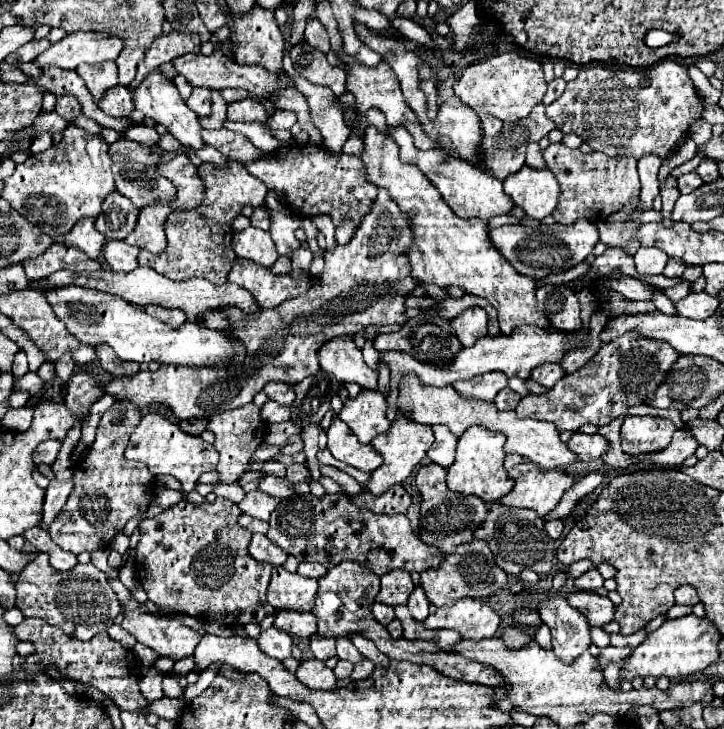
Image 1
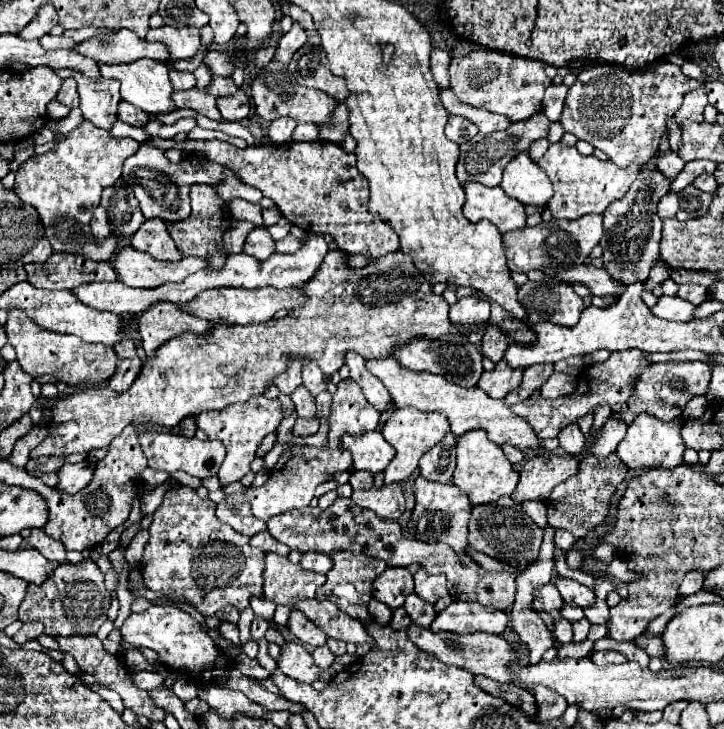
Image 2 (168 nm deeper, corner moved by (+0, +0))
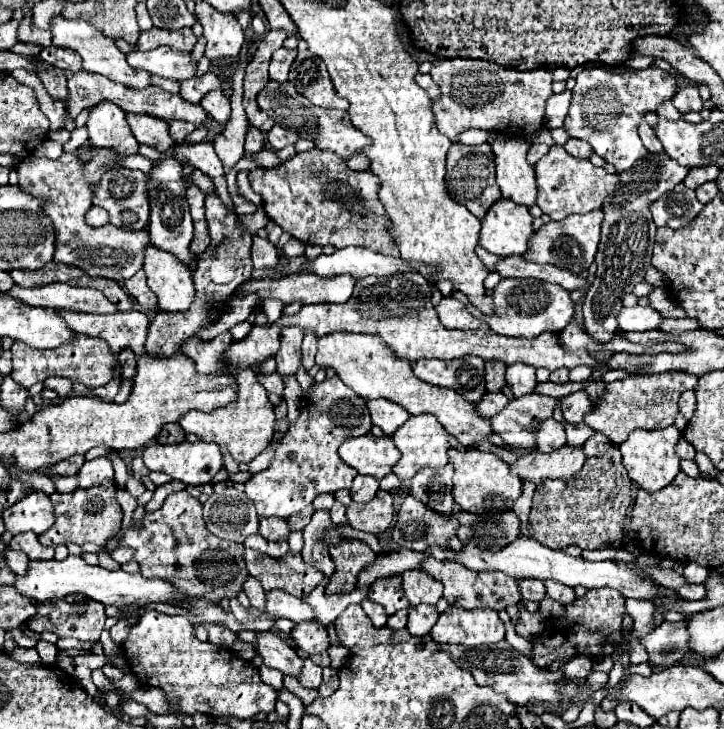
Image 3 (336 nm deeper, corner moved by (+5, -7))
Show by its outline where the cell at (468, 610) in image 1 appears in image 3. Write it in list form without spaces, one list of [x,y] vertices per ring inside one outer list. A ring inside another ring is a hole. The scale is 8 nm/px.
[[[449,607],[439,615],[431,637],[437,643],[463,643],[467,647],[495,645],[505,639],[505,623],[499,619],[497,611],[489,607]]]

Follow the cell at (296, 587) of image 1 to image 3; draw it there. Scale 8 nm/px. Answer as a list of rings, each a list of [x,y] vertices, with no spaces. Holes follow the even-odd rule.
[[[245,551],[247,571],[263,585],[265,591],[283,589],[295,597],[309,597],[309,593],[325,577],[321,571],[307,565],[299,553],[287,553],[283,559],[271,559],[259,551]]]

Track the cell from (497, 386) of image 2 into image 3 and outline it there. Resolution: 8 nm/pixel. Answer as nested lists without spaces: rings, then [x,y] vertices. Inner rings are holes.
[[[515,363],[509,365],[505,371],[505,381],[511,387],[513,397],[523,397],[533,393],[537,379],[535,379],[535,367],[525,365],[525,363]]]

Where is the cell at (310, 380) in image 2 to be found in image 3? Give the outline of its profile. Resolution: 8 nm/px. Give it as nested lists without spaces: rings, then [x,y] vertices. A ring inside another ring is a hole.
[[[307,331],[305,339],[303,339],[303,363],[301,363],[305,369],[311,369],[315,365],[315,353],[317,353],[315,333]]]

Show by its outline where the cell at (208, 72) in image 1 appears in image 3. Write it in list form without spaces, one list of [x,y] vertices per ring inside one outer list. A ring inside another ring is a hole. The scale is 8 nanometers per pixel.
[[[269,79],[269,83],[265,85],[265,89],[257,95],[257,105],[259,105],[259,109],[263,113],[267,113],[269,117],[273,117],[273,121],[279,123],[281,127],[295,131],[303,139],[315,141],[315,145],[319,149],[333,151],[341,159],[349,159],[353,153],[359,153],[363,147],[369,145],[369,137],[365,137],[359,129],[353,127],[353,123],[349,121],[349,115],[345,111],[321,109],[321,107],[311,105],[305,97],[301,97],[297,93],[297,89],[293,89],[293,85],[289,81],[285,85],[281,85],[281,83]]]

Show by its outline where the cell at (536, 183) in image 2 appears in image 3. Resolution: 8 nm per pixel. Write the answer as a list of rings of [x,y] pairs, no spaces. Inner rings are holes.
[[[501,135],[491,143],[491,147],[495,153],[497,185],[501,189],[501,195],[517,205],[535,205],[535,169],[525,161],[525,155],[531,147],[531,139]]]

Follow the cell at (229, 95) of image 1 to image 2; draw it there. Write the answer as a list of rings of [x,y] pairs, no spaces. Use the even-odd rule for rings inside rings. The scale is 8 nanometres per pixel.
[[[212,76],[210,84],[208,84],[208,92],[212,96],[228,96],[234,94],[238,90],[238,86],[234,84],[234,80],[230,76]]]

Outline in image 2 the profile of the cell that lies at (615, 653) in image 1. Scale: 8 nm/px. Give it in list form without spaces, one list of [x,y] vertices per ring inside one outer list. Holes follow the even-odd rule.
[[[642,634],[636,638],[636,644],[642,646],[648,656],[662,658],[664,656],[664,646],[662,646],[662,636],[652,636],[652,634]]]

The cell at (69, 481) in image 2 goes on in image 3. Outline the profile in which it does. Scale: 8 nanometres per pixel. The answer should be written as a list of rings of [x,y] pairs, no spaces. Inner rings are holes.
[[[97,457],[93,461],[83,463],[79,473],[75,475],[81,489],[89,489],[93,485],[101,485],[103,479],[113,479],[113,467],[107,457]]]

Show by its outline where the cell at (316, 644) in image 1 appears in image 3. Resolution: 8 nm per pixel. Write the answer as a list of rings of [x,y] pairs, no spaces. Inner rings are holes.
[[[305,659],[305,665],[303,665],[299,681],[307,689],[317,689],[319,683],[321,683],[321,667],[315,665],[311,659]]]

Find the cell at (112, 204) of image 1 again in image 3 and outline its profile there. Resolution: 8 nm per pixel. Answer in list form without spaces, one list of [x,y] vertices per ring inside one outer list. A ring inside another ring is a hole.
[[[109,171],[95,189],[93,205],[99,205],[109,213],[111,225],[125,231],[139,231],[149,223],[145,189],[145,175],[141,171]]]

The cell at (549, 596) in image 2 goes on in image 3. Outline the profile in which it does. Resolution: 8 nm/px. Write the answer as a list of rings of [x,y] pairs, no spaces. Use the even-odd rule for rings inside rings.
[[[535,579],[519,581],[519,591],[521,591],[523,599],[535,601],[535,603],[539,603],[545,597],[545,585],[543,585],[543,581],[535,581]]]

